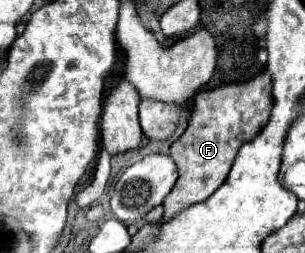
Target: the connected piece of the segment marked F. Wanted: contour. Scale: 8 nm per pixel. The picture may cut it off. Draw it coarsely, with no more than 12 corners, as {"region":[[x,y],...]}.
{"region":[[270,75],[202,91],[164,221],[210,197],[270,117]]}

